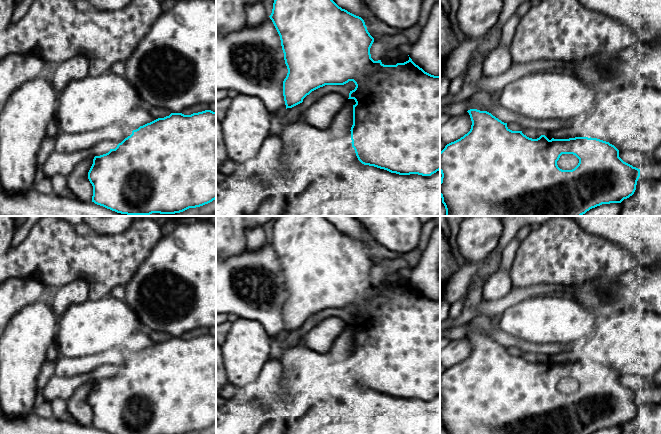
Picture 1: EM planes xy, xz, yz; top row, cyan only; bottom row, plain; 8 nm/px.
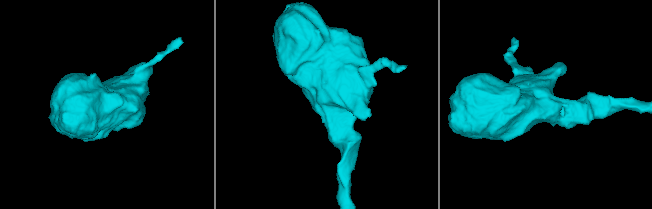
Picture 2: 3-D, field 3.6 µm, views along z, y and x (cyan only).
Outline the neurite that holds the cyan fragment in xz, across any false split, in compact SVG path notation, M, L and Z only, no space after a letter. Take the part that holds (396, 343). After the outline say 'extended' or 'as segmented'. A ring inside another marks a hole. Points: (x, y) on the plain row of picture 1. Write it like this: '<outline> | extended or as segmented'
M278 216L272 244L281 264L285 288L288 293L283 305L283 320L287 332L303 326L312 315L325 309L344 309L353 305L355 313L348 323L354 323L352 371L358 384L369 390L399 399L431 400L440 394L440 300L425 296L412 283L396 289L384 289L371 282L374 262L364 244L339 231L324 216Z | as segmented

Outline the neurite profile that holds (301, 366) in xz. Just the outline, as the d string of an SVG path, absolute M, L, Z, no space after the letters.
M348 328L335 340L327 354L316 353L302 343L287 349L280 358L286 378L288 400L303 393L323 370L334 361L347 358L352 351L353 329Z

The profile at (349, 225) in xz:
M324 216L339 231L348 236L361 241L367 251L368 256L374 262L374 265L383 263L386 259L375 261L375 247L373 243L376 241L367 228L354 216Z

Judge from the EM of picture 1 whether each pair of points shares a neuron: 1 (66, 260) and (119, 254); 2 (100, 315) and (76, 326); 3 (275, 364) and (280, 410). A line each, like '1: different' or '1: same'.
1: same
2: same
3: same

